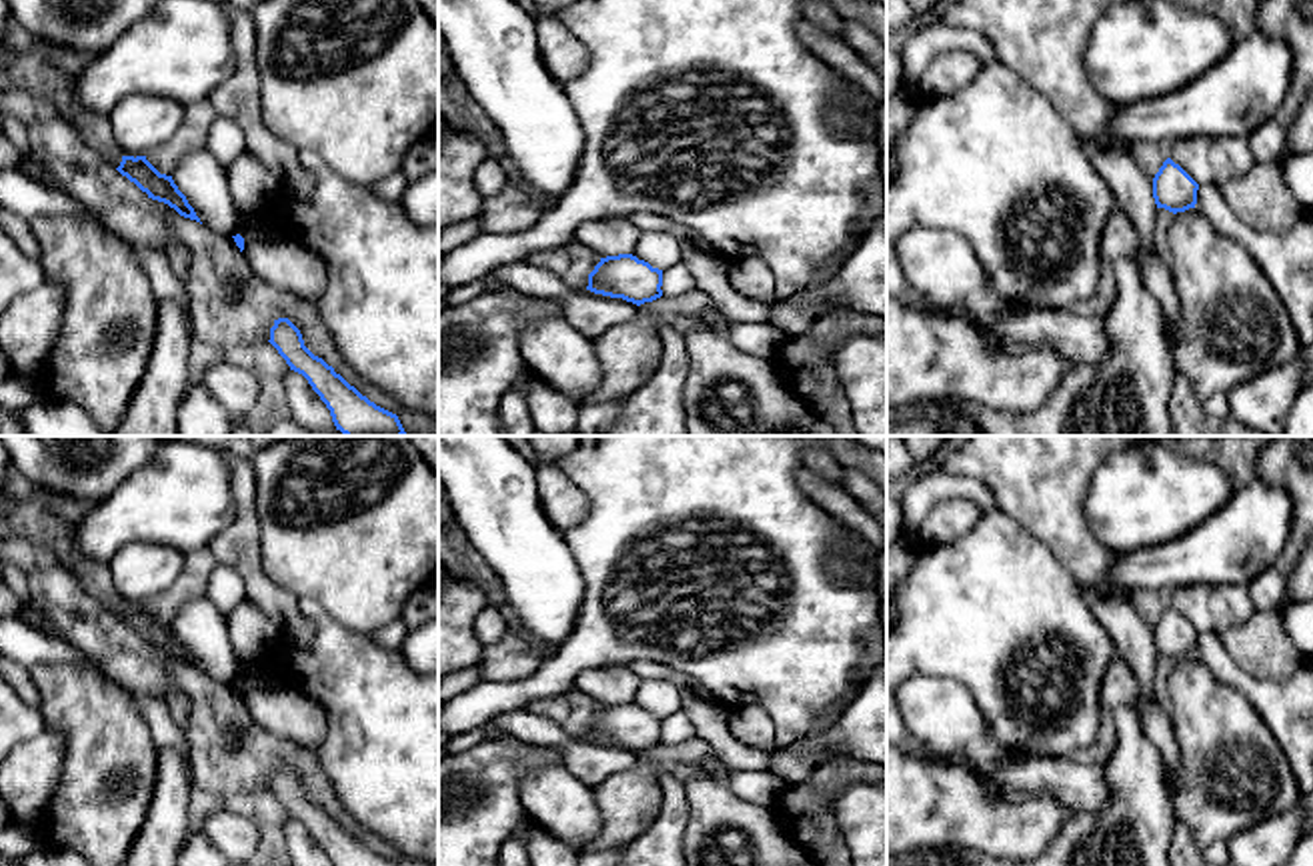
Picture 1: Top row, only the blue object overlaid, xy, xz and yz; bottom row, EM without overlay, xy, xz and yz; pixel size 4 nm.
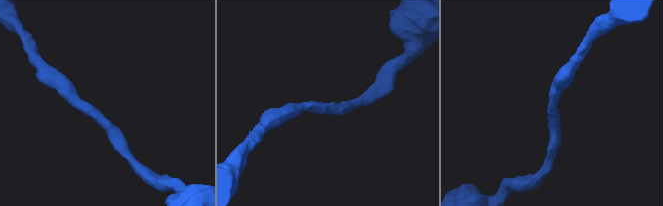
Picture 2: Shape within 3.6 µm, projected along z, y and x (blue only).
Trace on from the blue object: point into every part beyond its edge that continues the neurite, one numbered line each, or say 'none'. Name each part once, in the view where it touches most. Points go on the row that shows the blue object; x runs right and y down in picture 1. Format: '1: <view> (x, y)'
none

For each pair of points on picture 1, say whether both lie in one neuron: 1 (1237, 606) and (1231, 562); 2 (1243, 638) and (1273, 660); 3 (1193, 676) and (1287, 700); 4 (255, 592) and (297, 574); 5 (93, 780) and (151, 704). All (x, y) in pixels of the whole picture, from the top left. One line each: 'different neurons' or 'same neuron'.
1: different neurons
2: same neuron
3: different neurons
4: different neurons
5: different neurons

